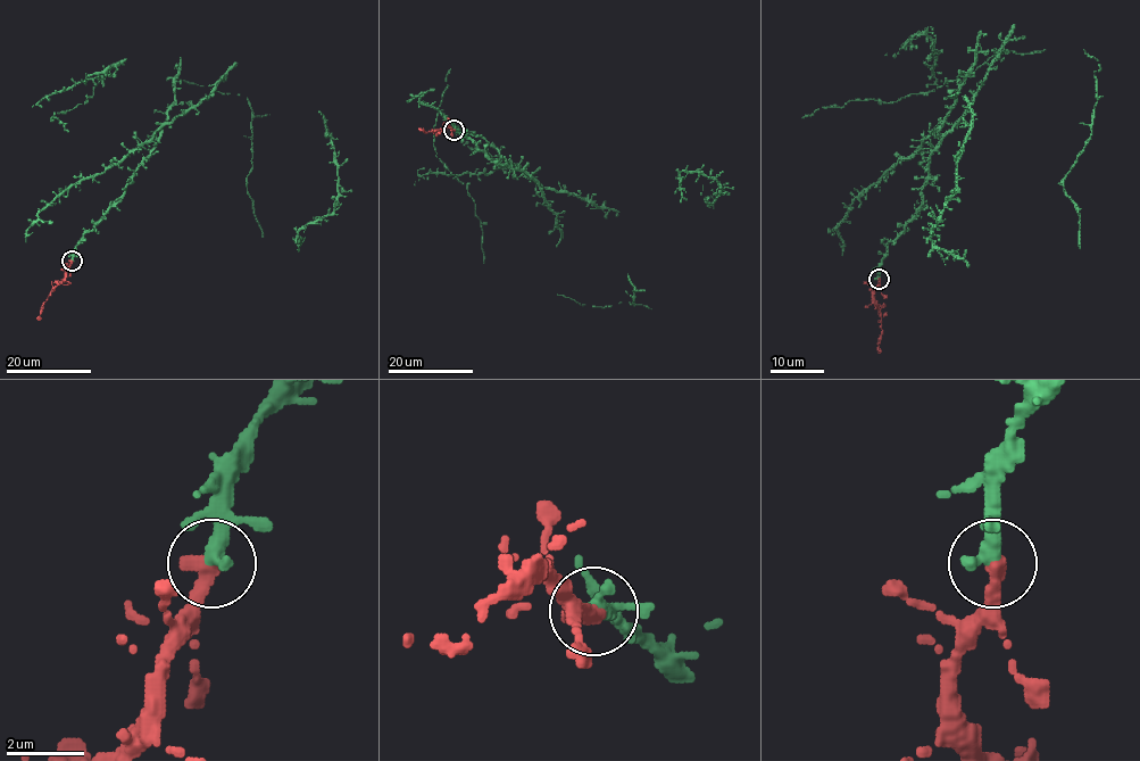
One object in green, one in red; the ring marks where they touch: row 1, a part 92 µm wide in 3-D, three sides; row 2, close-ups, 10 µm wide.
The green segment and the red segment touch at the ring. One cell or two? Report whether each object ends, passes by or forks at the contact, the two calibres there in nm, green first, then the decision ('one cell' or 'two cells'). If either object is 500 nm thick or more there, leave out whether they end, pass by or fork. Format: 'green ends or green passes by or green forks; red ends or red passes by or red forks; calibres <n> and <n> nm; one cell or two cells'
calibres 440 and 500 nm; one cell

